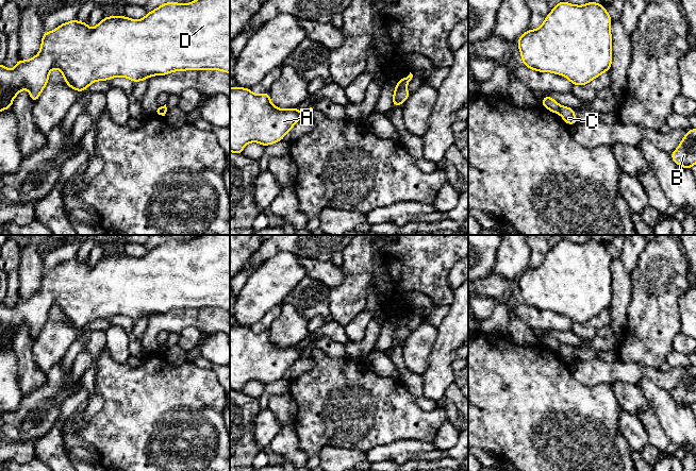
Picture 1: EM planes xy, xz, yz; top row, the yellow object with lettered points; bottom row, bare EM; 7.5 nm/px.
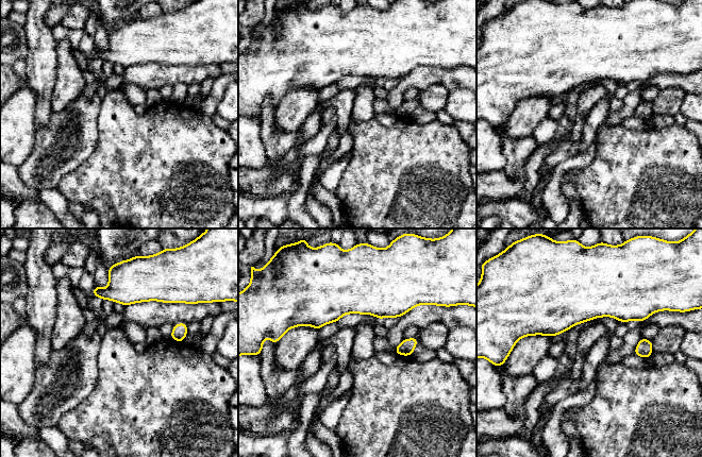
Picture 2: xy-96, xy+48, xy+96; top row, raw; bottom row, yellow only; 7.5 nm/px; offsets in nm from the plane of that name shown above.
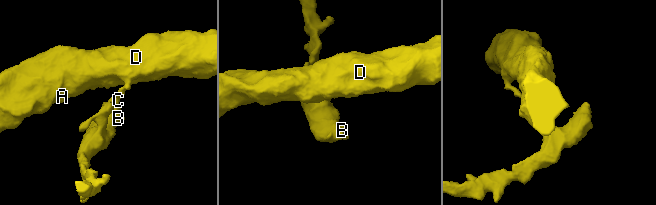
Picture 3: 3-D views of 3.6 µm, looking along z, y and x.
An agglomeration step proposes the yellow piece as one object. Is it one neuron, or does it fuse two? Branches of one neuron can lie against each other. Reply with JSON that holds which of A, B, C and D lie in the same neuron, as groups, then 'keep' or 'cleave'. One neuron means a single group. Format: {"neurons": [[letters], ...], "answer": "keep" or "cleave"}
{"neurons": [["A", "D"], ["B", "C"]], "answer": "cleave"}

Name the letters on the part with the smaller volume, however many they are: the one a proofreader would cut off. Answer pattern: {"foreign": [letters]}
{"foreign": ["B", "C"]}

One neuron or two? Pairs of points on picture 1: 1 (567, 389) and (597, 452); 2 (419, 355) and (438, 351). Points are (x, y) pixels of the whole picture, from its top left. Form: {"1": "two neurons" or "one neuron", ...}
{"1": "one neuron", "2": "two neurons"}

